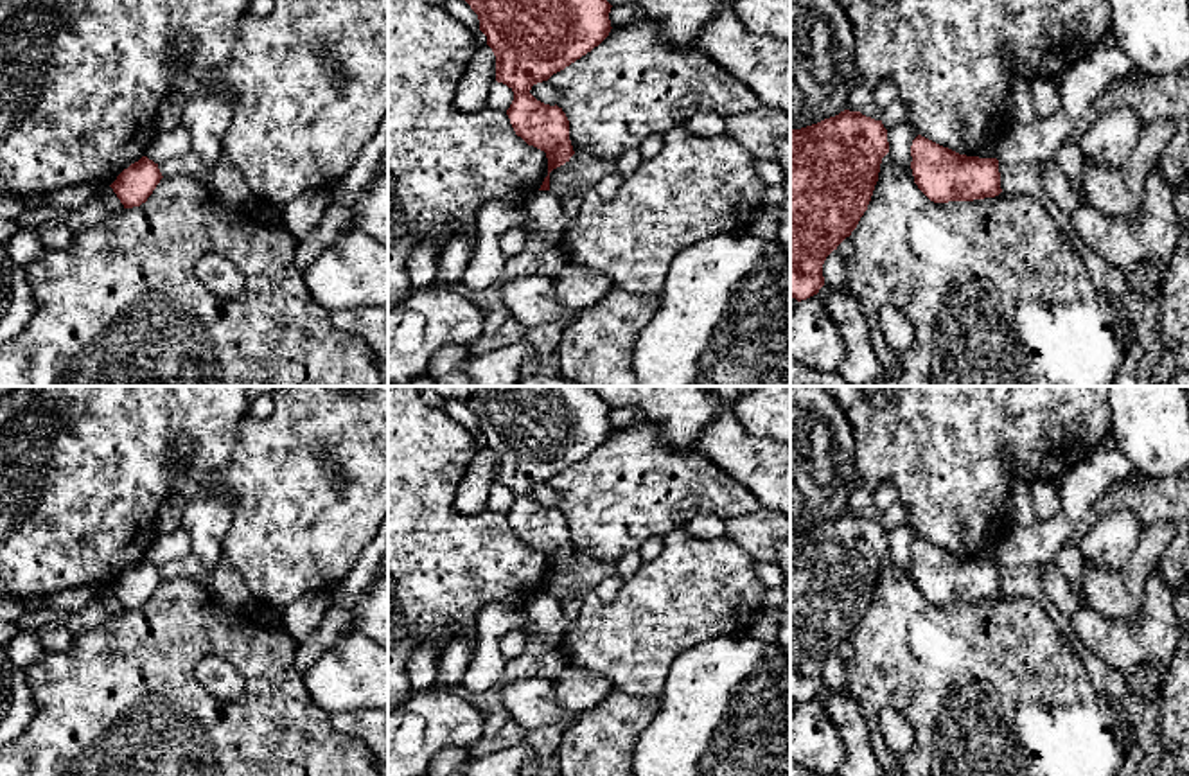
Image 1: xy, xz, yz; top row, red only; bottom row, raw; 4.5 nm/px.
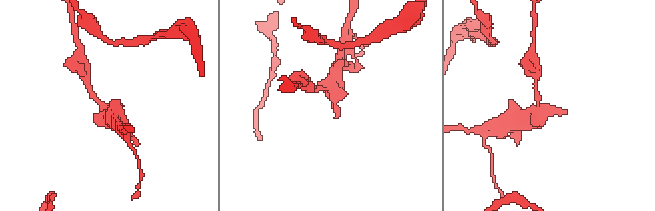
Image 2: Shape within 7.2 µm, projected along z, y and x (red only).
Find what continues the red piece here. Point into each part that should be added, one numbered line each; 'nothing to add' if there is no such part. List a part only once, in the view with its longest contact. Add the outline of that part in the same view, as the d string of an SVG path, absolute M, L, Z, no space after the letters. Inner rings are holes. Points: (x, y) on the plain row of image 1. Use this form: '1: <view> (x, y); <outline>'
nothing to add

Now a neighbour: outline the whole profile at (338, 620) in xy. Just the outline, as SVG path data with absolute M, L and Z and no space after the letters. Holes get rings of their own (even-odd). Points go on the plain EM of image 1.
M388 516L383 519L375 539L361 551L345 580L329 595L325 616L295 652L295 666L304 675L316 659L343 634L354 630L354 607L368 584L377 575L388 553Z

